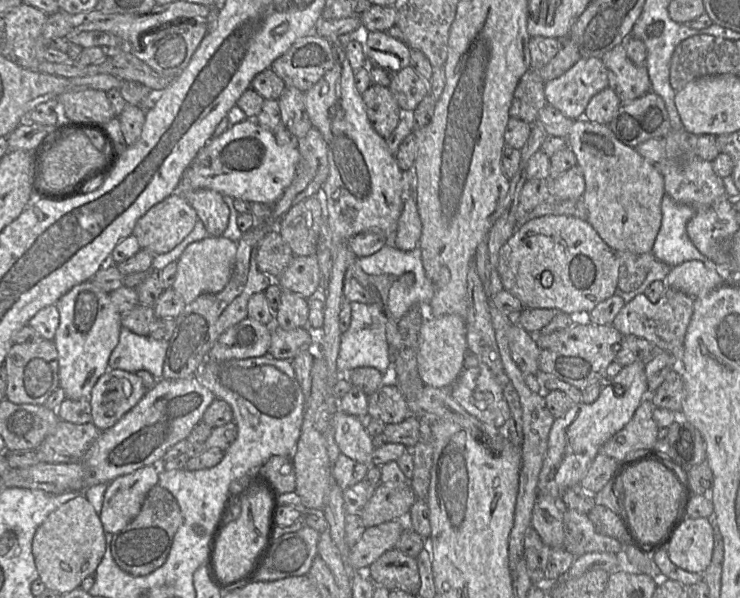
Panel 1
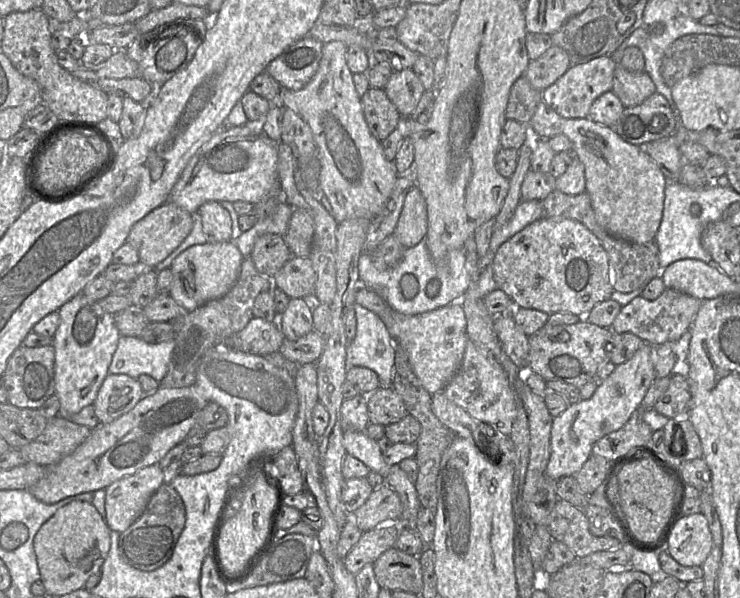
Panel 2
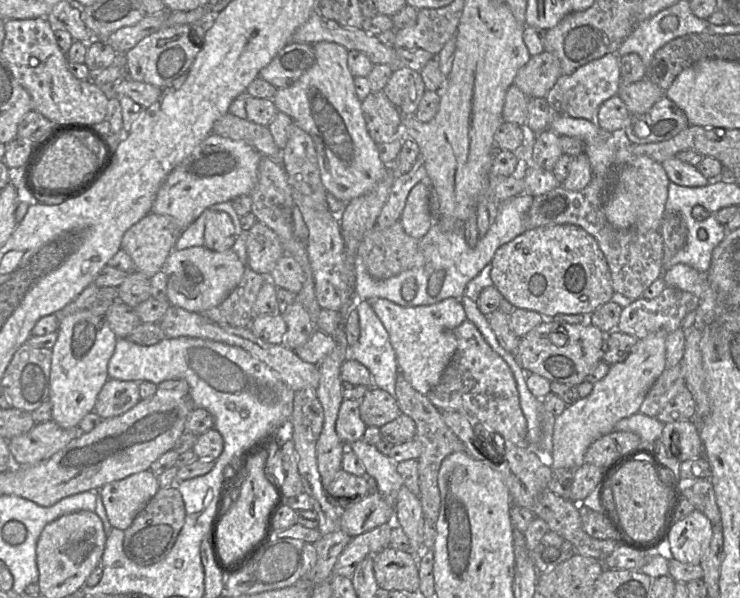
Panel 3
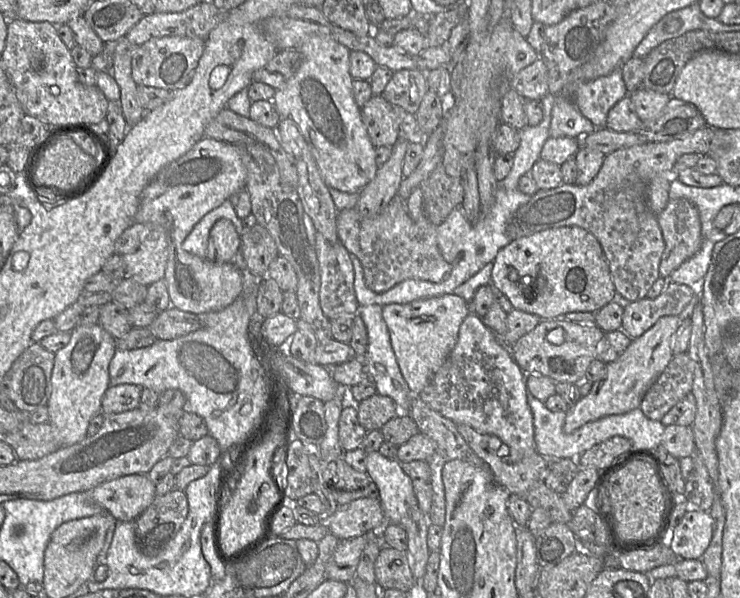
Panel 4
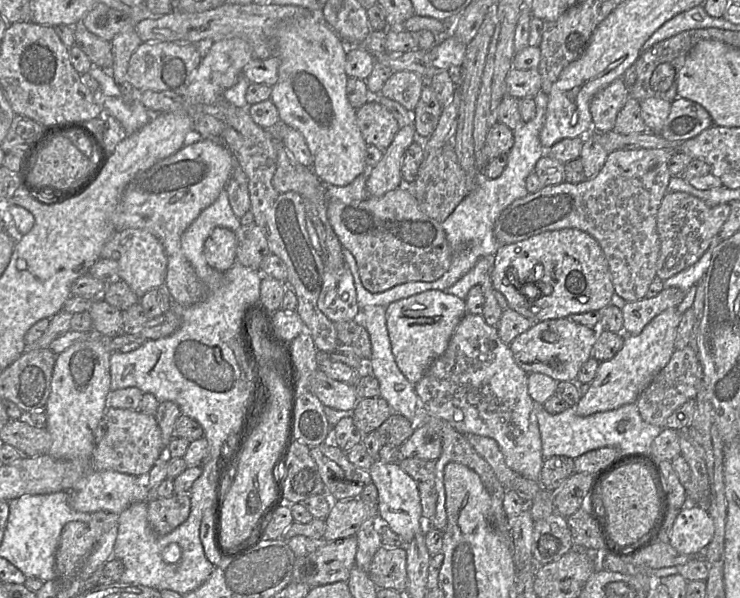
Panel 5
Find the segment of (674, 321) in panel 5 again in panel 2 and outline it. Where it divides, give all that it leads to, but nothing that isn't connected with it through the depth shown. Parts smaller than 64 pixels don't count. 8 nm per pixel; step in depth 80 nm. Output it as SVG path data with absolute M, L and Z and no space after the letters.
M645 343L631 359L616 366L615 370L600 384L590 399L570 404L559 416L553 418L550 435L550 457L545 475L557 481L560 478L574 476L592 455L593 445L604 436L619 430L630 419L635 410L640 409L650 385L656 378L652 363L654 345Z

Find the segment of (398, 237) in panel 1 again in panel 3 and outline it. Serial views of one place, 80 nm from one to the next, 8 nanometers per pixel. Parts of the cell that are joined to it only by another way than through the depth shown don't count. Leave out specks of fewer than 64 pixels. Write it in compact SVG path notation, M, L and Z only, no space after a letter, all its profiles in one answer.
M427 181L417 183L408 194L399 220L405 233L417 240L421 239L433 224L429 206L430 194L431 188Z

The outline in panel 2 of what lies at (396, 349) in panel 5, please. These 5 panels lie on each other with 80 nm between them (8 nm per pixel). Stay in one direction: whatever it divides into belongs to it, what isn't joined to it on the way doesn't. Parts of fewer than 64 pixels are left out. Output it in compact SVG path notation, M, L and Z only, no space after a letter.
M361 286L355 302L380 317L395 343L407 353L412 369L425 390L430 395L443 392L462 364L468 341L461 301L422 314L405 315L393 310L374 291Z

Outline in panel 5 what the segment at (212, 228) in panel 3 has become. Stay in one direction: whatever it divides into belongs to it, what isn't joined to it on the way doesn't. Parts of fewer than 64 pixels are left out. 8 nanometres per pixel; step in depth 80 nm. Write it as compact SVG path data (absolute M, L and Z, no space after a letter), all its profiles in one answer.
M216 227L204 244L204 256L208 265L226 272L236 263L237 239L233 231Z

